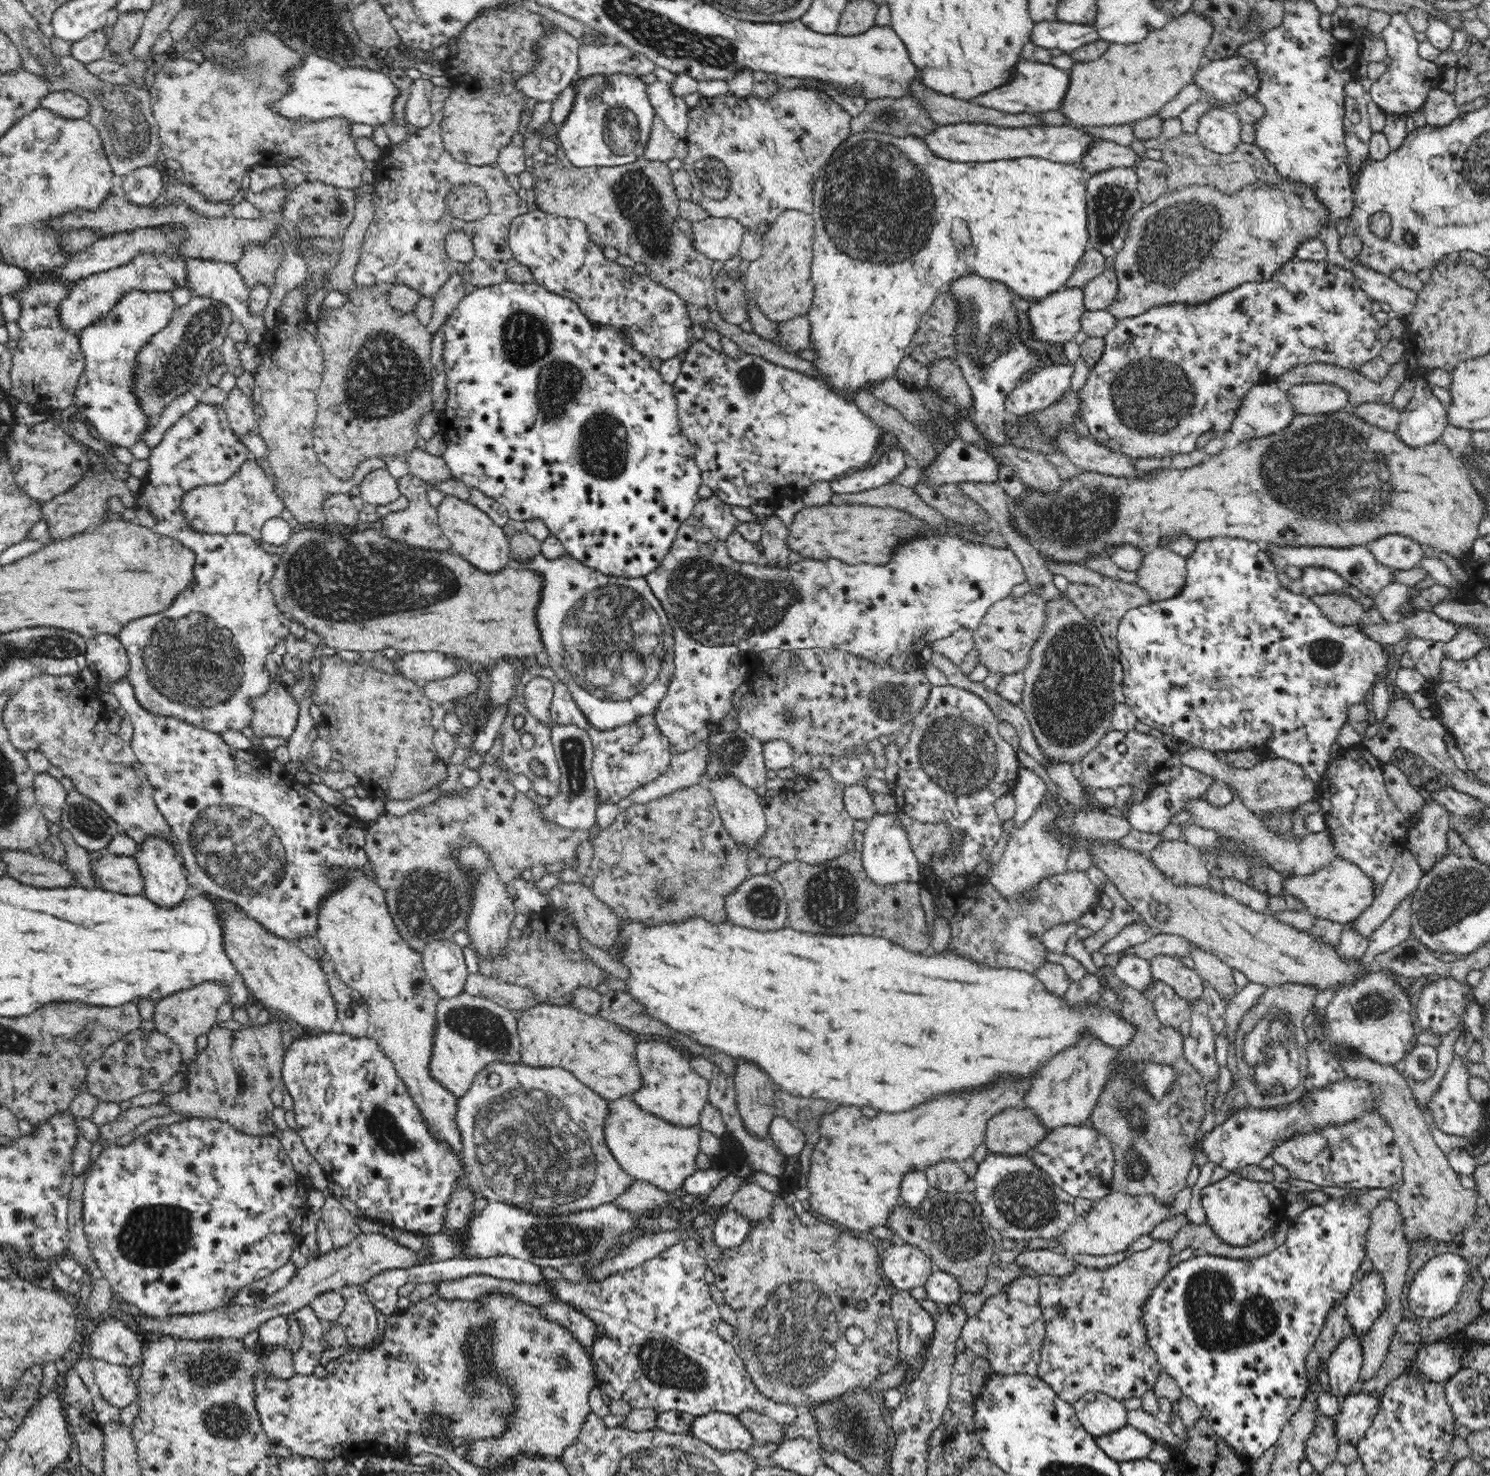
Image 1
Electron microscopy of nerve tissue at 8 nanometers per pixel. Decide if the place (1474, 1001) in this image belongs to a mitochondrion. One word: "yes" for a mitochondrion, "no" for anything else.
no

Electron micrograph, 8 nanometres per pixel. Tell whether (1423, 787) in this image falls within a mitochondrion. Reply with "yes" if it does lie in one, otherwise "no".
no

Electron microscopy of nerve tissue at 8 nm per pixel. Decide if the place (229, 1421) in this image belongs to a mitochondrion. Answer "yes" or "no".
yes

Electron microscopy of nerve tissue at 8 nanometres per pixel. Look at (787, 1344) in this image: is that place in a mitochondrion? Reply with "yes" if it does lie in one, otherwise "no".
yes

